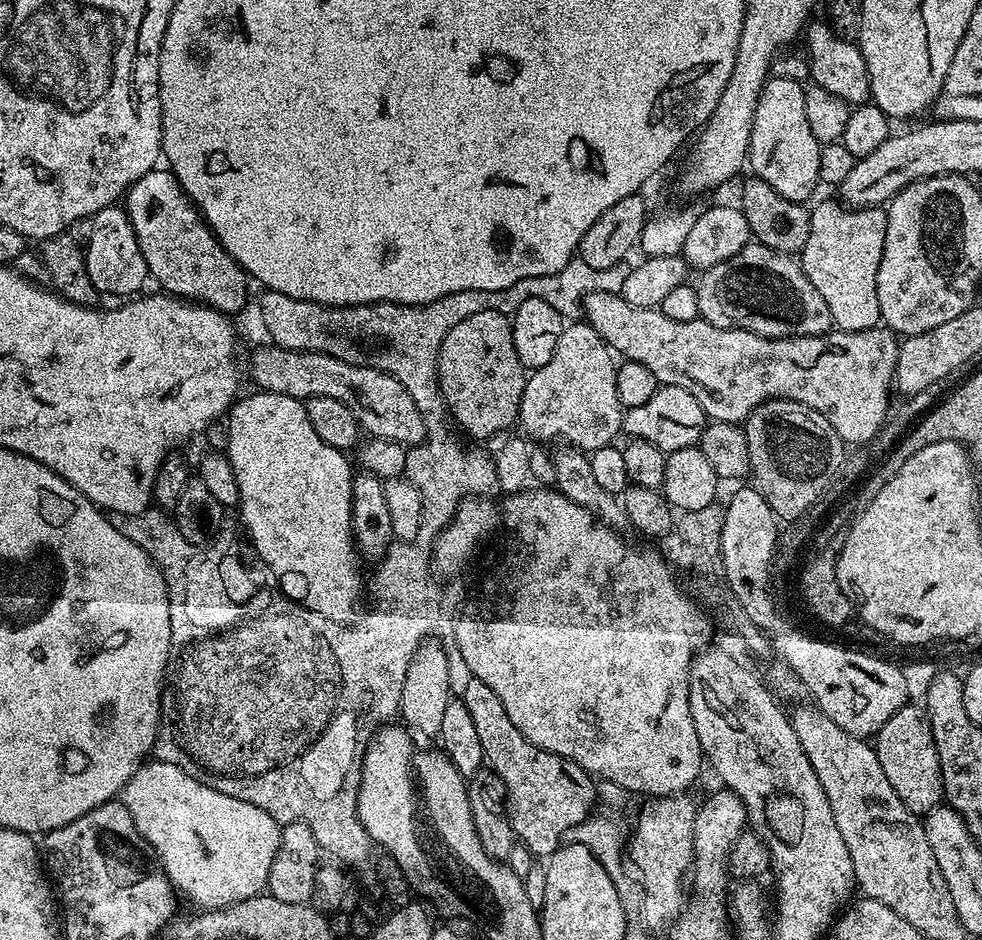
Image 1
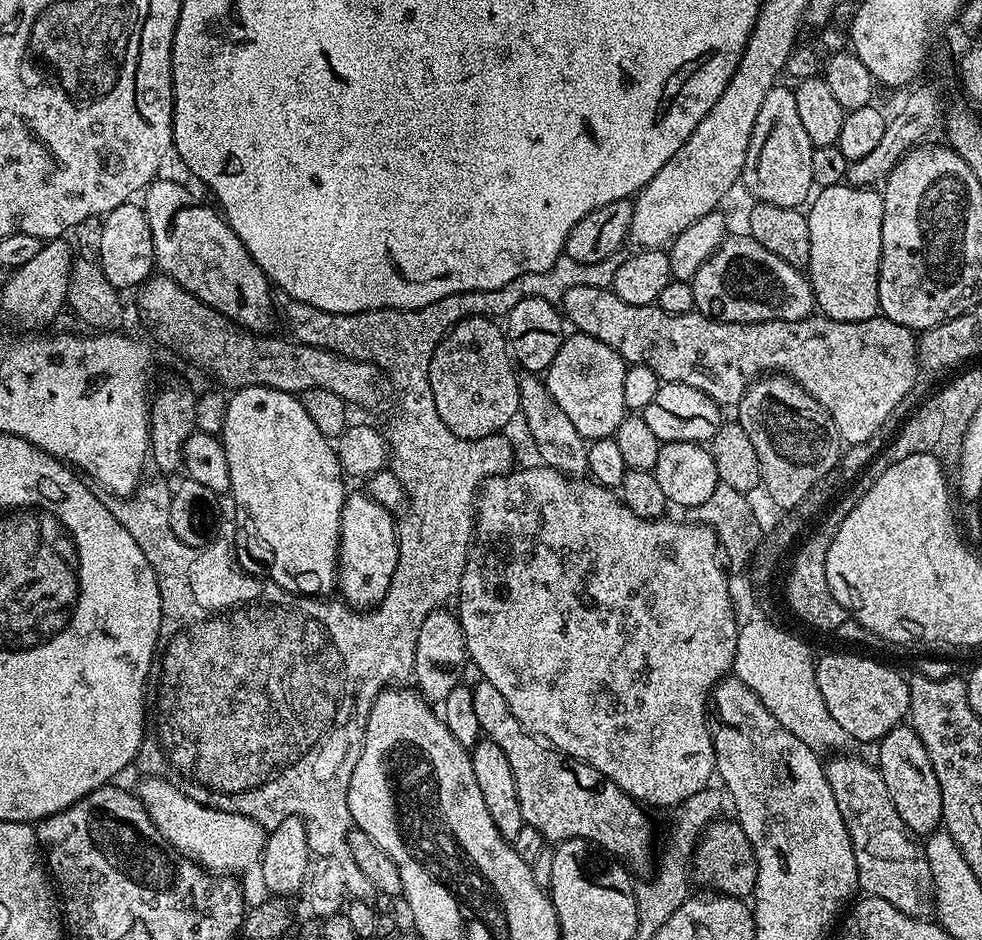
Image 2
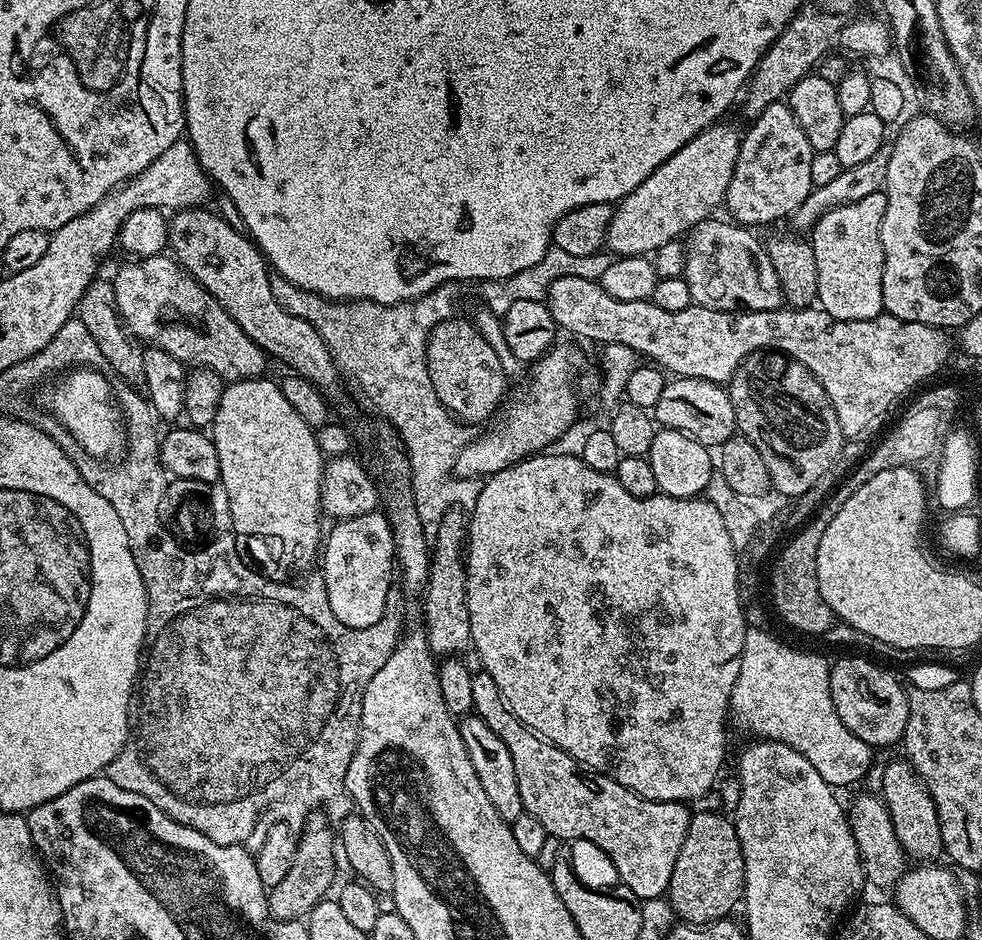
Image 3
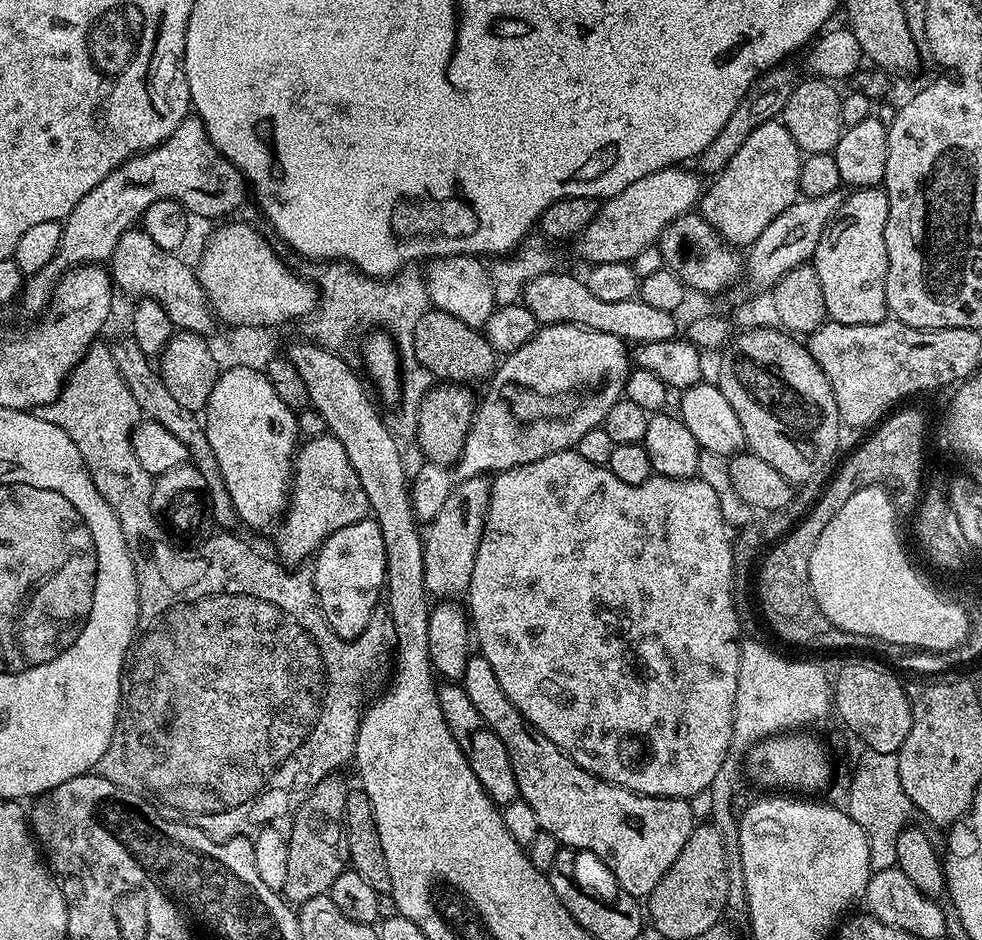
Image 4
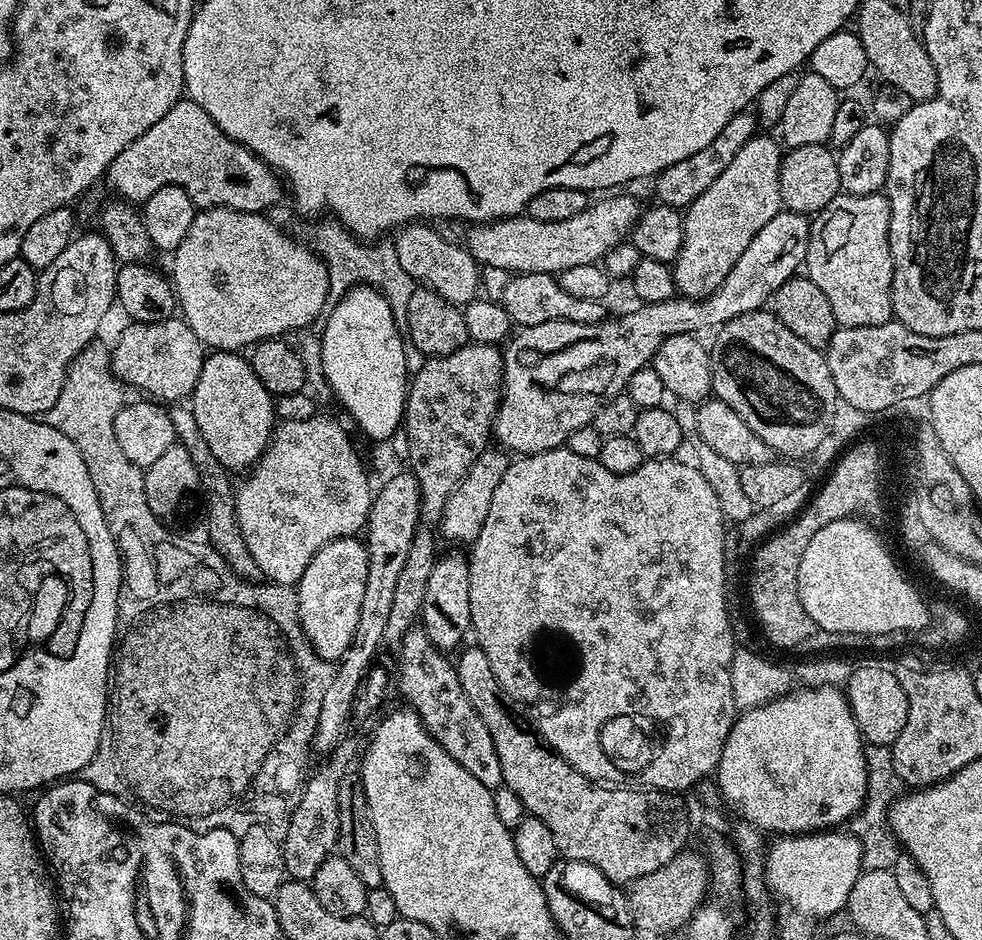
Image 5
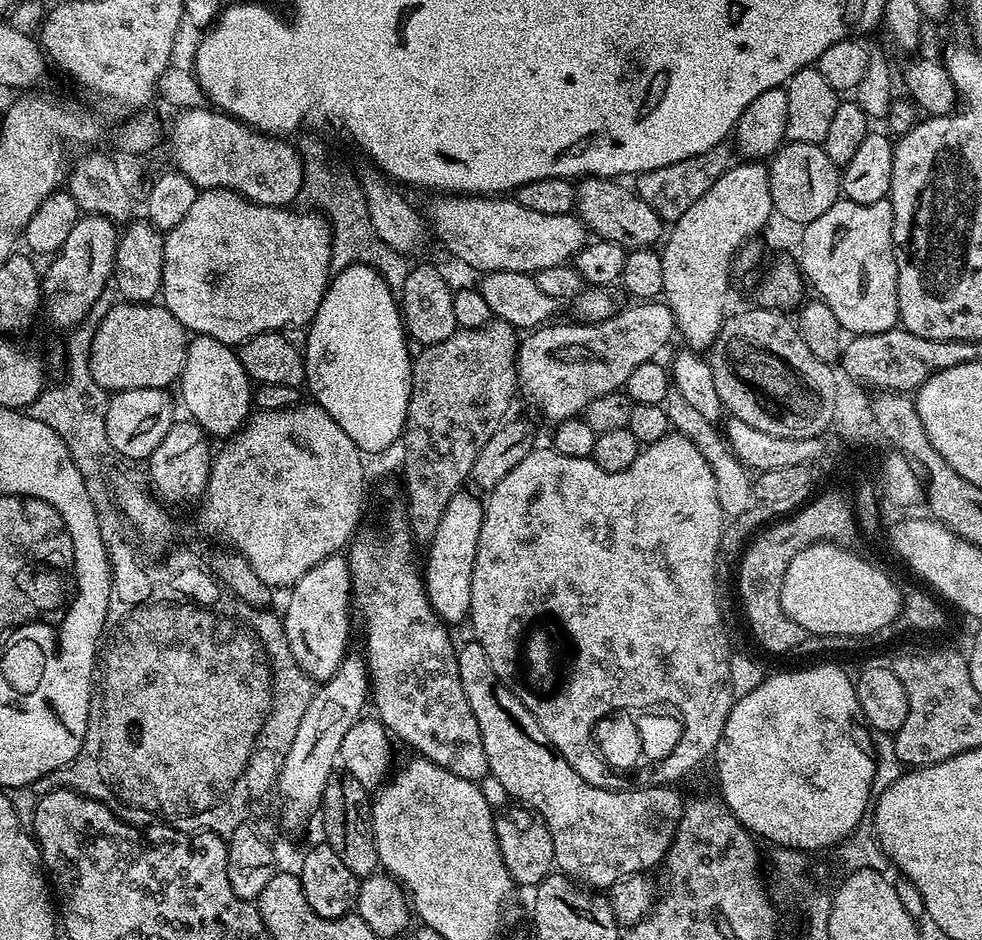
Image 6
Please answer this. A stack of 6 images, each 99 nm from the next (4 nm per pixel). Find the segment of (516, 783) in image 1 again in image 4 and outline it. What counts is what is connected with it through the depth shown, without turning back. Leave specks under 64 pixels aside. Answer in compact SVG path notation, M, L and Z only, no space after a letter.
M469 655L462 686L490 730L494 730L494 734L502 738L502 746L506 746L506 754L510 754L510 766L518 782L519 799L525 800L534 810L534 814L538 814L541 829L554 834L556 841L565 849L592 852L611 870L612 877L618 881L622 890L626 890L626 894L637 898L649 896L654 886L658 886L658 882L674 866L674 858L682 854L682 846L686 846L690 838L694 827L691 803L687 799L670 796L640 796L629 788L610 784L607 780L601 780L600 777L591 776L586 770L582 770L582 766L573 762L567 752L554 746L554 742L550 742L546 734L536 729L512 705L490 667L490 662L486 662L484 656Z

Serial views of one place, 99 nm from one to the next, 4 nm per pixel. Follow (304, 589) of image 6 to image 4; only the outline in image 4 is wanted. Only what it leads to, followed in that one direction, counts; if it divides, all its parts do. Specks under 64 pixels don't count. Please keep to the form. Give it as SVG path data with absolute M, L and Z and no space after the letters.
M365 518L350 526L342 526L342 530L324 539L315 553L315 560L316 568L311 569L316 587L314 596L330 630L334 630L334 634L343 640L356 640L377 615L376 603L379 600L381 603L386 588L386 542L382 542L382 530L378 522Z

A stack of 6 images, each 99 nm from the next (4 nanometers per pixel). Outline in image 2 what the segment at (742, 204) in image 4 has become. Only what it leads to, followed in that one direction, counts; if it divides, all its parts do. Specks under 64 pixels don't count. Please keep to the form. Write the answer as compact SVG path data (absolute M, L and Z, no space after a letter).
M791 87L772 88L762 101L762 110L758 110L758 122L754 122L754 134L746 150L742 188L744 184L753 201L777 204L783 208L800 208L814 192L810 174L812 150L810 138L798 118L795 91Z

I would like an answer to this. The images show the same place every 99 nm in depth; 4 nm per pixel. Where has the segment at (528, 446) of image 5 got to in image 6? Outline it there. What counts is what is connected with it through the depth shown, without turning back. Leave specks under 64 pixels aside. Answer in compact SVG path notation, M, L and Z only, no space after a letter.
M636 302L633 305L633 308L621 307L610 318L597 324L549 322L529 331L525 335L528 337L519 341L516 353L519 395L525 396L546 419L559 422L579 417L587 404L594 402L594 398L621 391L627 385L631 372L642 366L642 362L657 359L661 355L659 352L663 350L664 343L676 332L676 319L667 304Z

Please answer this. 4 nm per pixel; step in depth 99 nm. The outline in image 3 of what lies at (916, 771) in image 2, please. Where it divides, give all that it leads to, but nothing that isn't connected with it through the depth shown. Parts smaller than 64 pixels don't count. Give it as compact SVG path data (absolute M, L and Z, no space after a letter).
M899 759L883 765L884 773L880 784L884 805L894 822L894 834L898 834L898 842L903 846L905 856L913 861L939 861L944 856L944 847L942 826L938 822L938 810L934 806L934 798L930 798L930 794L924 789L924 783L920 781L907 759Z

